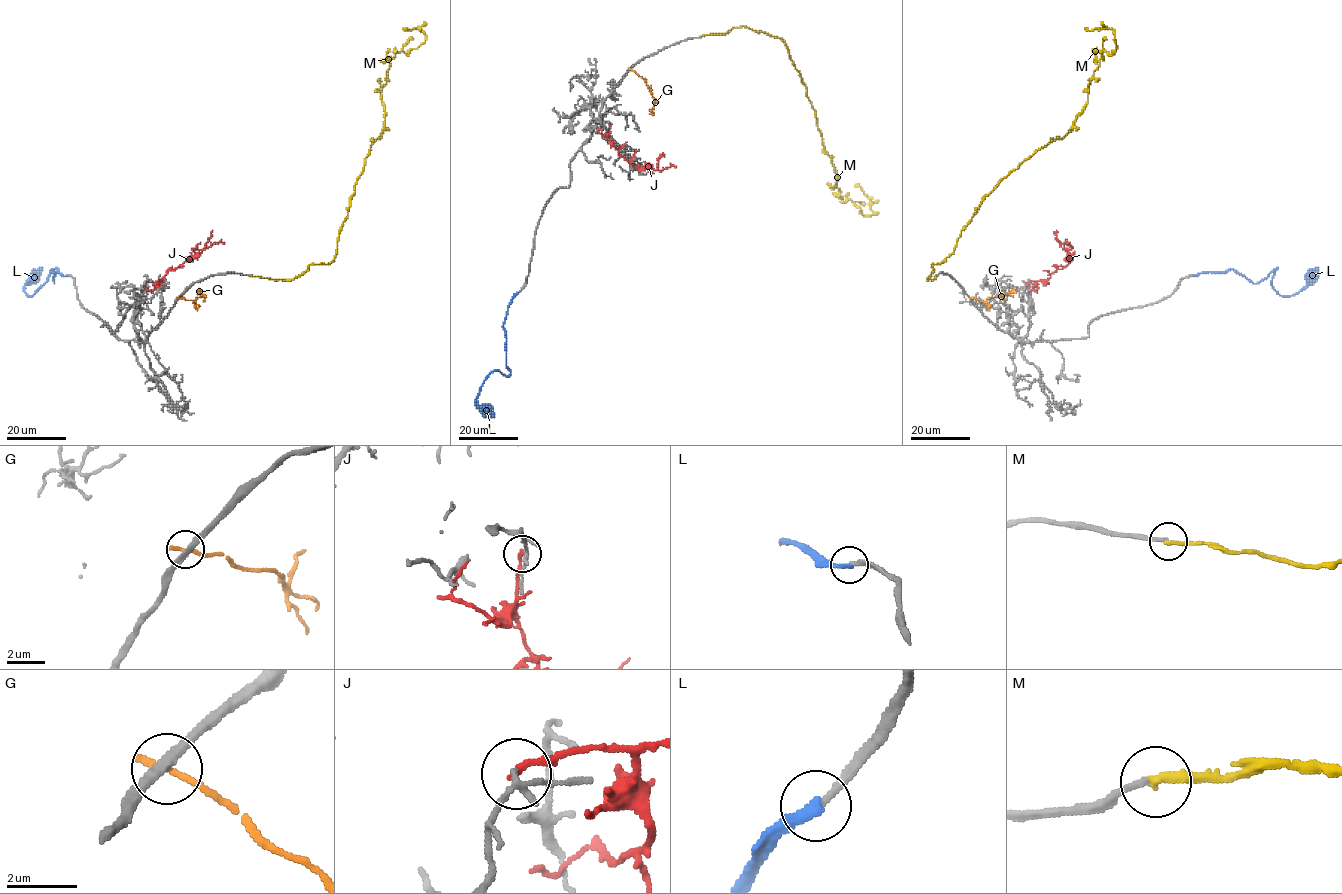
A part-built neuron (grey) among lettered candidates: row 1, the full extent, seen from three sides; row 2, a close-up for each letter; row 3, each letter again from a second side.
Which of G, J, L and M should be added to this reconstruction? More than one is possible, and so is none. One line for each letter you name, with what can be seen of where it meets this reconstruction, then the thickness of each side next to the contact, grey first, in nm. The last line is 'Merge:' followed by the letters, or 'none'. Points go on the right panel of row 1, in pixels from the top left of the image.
Merge: none

